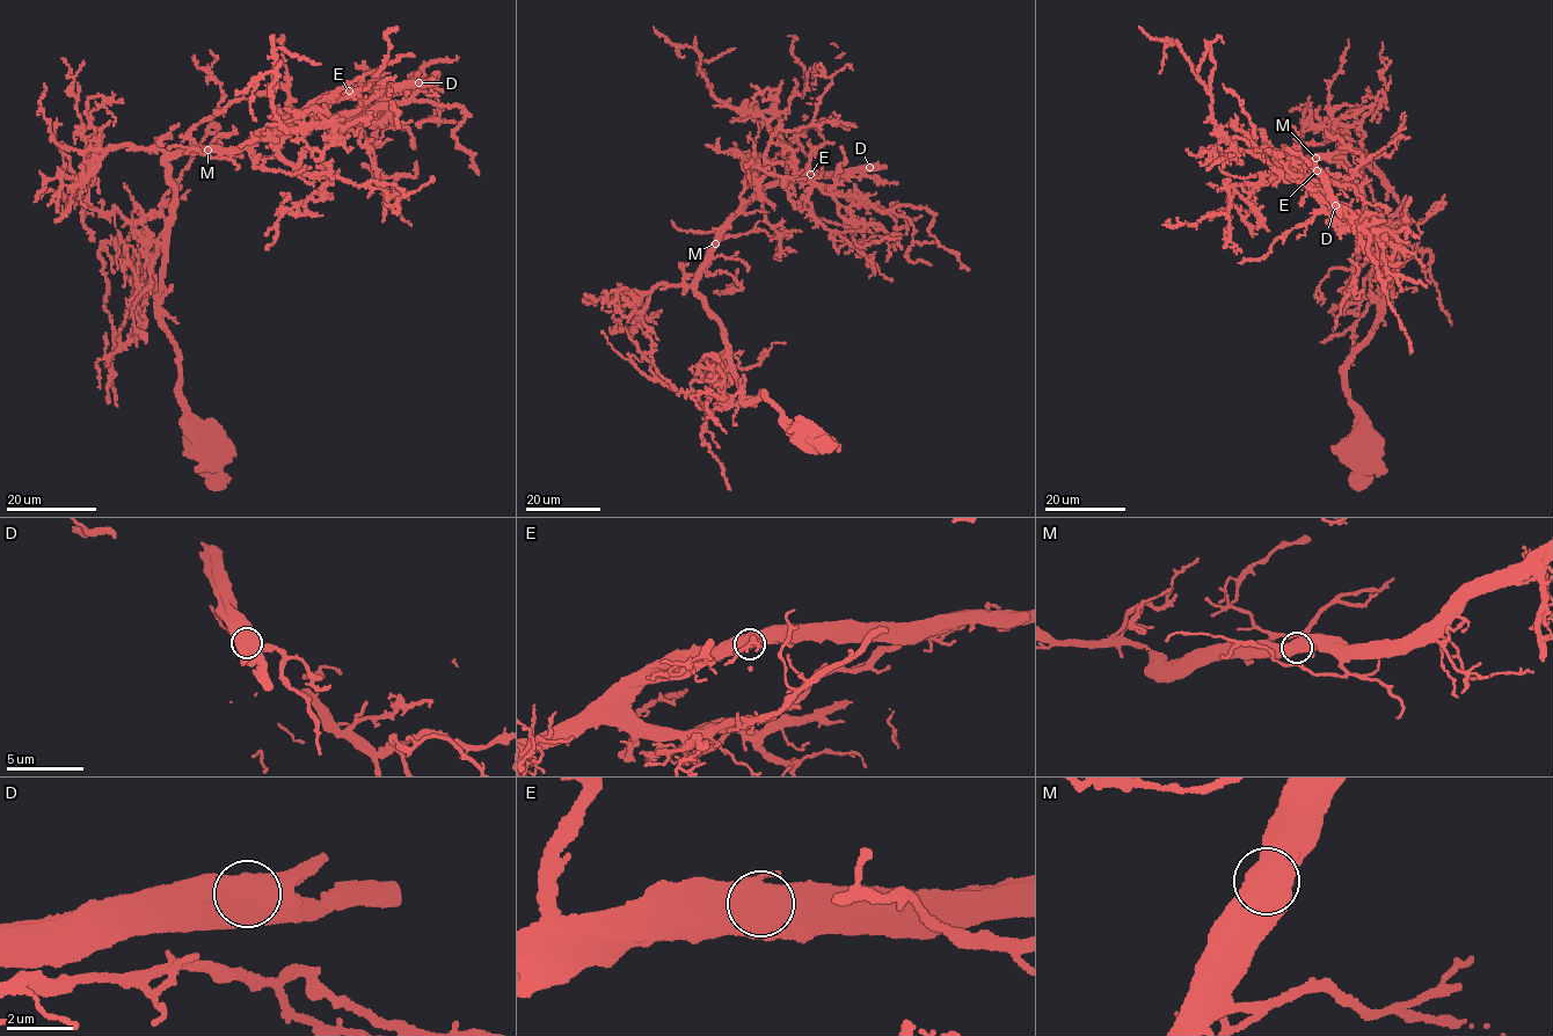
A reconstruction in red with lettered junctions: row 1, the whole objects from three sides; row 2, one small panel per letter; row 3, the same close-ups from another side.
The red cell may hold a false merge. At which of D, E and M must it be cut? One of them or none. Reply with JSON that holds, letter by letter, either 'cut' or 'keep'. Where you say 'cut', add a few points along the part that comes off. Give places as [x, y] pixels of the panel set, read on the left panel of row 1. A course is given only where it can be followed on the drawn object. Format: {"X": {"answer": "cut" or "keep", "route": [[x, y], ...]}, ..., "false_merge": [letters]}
{"D": {"answer": "keep"}, "E": {"answer": "keep"}, "M": {"answer": "keep"}, "false_merge": []}

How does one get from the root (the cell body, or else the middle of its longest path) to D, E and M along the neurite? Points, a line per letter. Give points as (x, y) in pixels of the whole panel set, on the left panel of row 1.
D: (206, 447), (159, 313), (174, 196), (165, 161), (243, 147), (337, 94), (418, 82)
E: (206, 447), (159, 313), (174, 196), (165, 161), (243, 147), (349, 92)
M: (206, 447), (204, 424), (180, 391), (159, 294), (174, 196), (165, 161), (208, 150)

